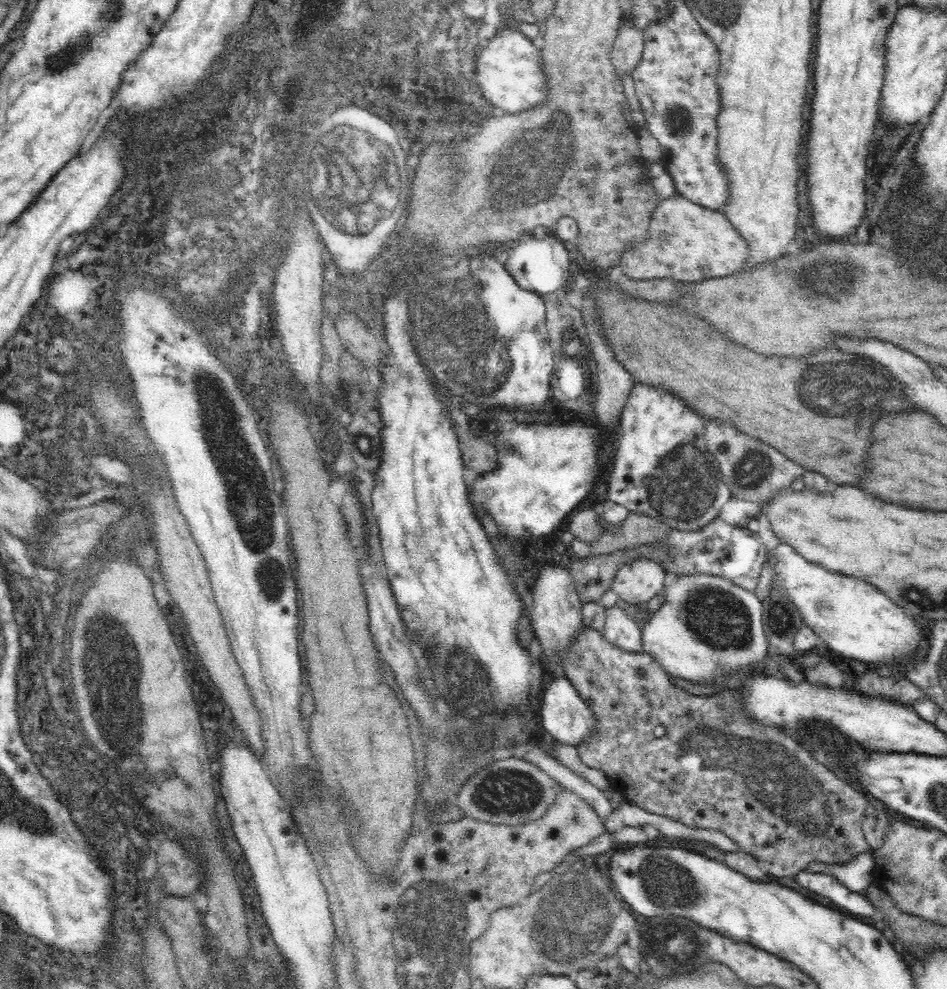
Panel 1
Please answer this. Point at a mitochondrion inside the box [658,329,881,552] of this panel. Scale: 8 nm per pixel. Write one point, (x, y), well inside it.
(753, 469)

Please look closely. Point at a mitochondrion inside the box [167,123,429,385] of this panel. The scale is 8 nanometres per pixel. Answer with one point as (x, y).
(247, 235)

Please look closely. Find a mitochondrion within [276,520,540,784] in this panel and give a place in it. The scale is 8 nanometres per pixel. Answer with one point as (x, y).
(469, 683)

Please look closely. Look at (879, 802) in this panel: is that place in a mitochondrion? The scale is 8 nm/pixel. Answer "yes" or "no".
no

